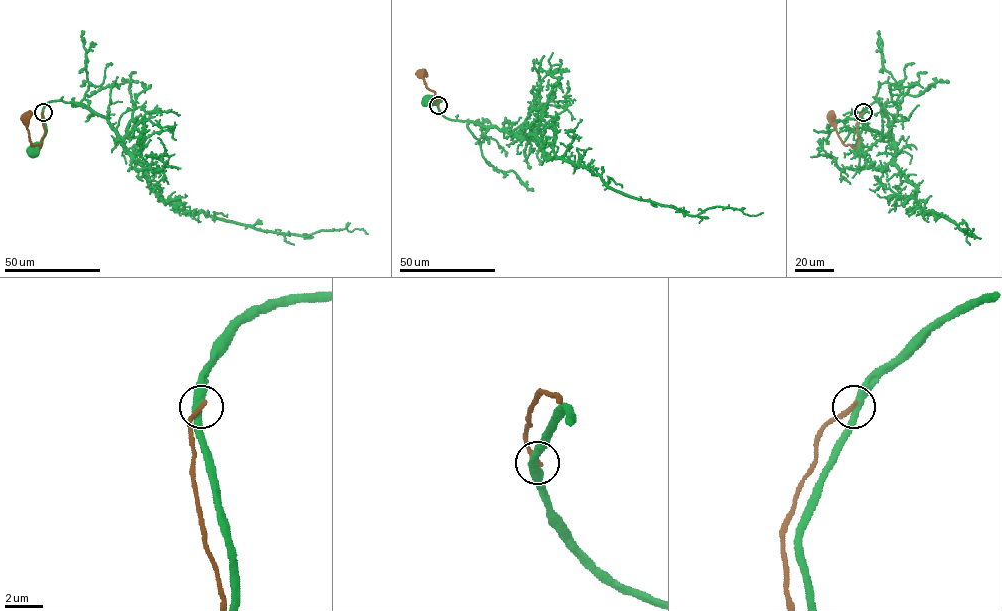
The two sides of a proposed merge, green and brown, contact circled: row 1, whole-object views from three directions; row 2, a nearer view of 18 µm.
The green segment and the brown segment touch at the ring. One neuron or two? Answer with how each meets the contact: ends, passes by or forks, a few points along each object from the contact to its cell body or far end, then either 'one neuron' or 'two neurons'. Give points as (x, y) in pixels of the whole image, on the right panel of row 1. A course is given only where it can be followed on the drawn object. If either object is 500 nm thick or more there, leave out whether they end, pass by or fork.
green passes by | brown ends | green via (863, 112), (858, 125), (858, 153) | brown via (863, 112), (856, 124), (858, 144), (854, 148), (843, 144), (832, 116) | two neurons

